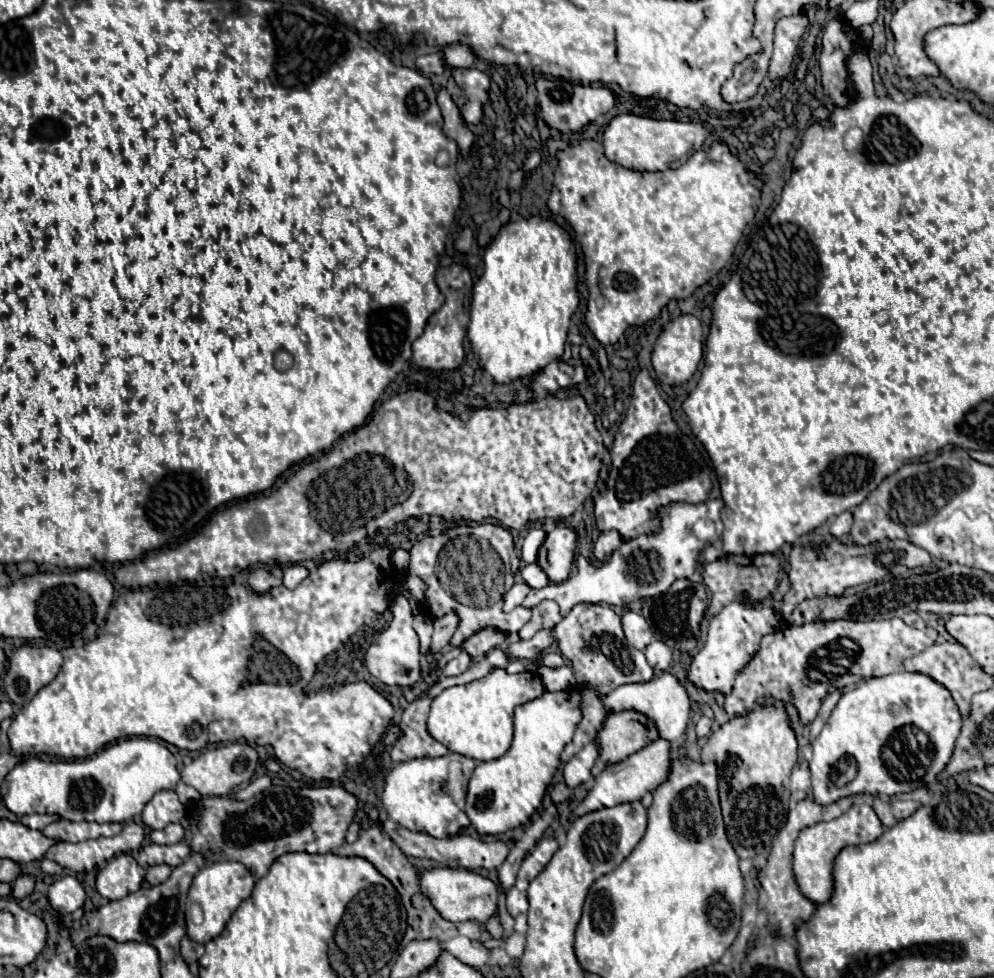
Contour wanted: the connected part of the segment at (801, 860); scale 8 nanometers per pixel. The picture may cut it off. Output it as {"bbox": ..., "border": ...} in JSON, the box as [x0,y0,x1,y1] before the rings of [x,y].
{"bbox":[794,802,884,904],"border":[[[866,802],[854,804],[848,812],[844,812],[836,820],[818,822],[814,826],[804,828],[800,832],[800,836],[796,838],[796,844],[794,844],[794,876],[796,876],[796,882],[800,886],[800,892],[816,904],[828,902],[832,898],[832,892],[834,892],[832,868],[834,868],[834,858],[838,856],[838,852],[846,846],[872,842],[872,840],[880,838],[882,832],[884,832],[882,822],[878,820],[872,806]]]}

